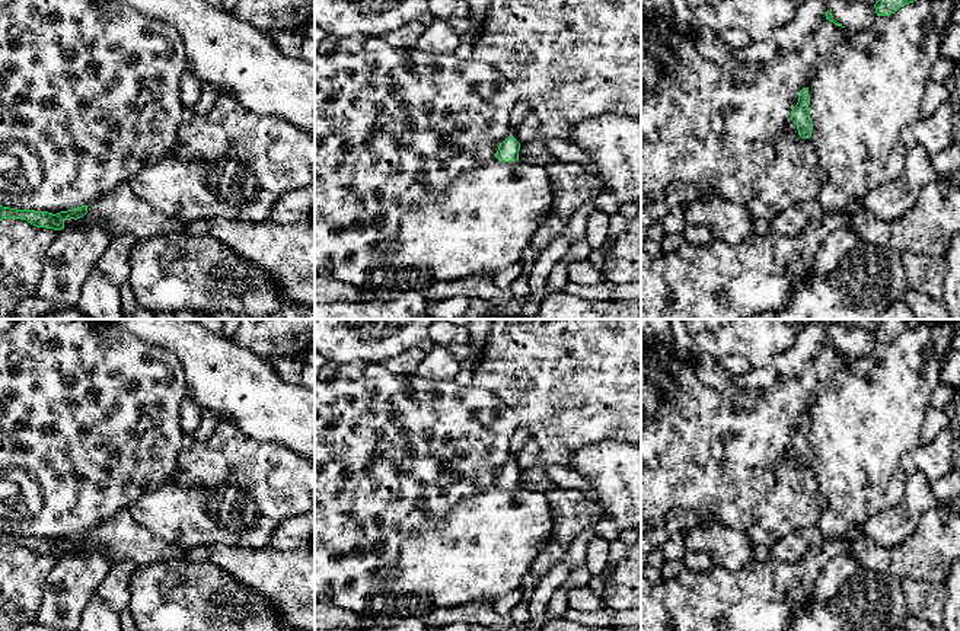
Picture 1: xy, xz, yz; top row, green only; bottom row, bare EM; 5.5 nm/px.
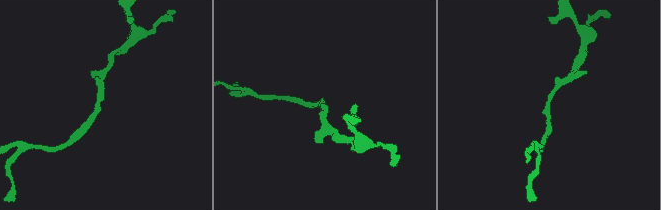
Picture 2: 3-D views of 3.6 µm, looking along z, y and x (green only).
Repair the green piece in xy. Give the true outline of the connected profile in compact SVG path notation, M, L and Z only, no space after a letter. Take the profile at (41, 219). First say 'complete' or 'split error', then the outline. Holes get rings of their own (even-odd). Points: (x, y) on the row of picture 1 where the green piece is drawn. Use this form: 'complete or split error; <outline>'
complete; M0 205L0 220L3 220L3 219L20 219L20 220L26 220L28 223L31 223L36 227L61 230L61 229L64 229L64 220L67 217L77 220L87 213L87 207L89 205L82 205L77 208L71 208L67 211L60 211L57 214L52 214L48 211L16 210L16 208Z

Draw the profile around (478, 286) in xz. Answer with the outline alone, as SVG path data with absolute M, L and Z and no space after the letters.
M492 274L473 275L455 281L427 281L418 286L422 296L431 303L452 297L479 297L491 305L504 305L510 297L510 291L500 290L494 286Z

